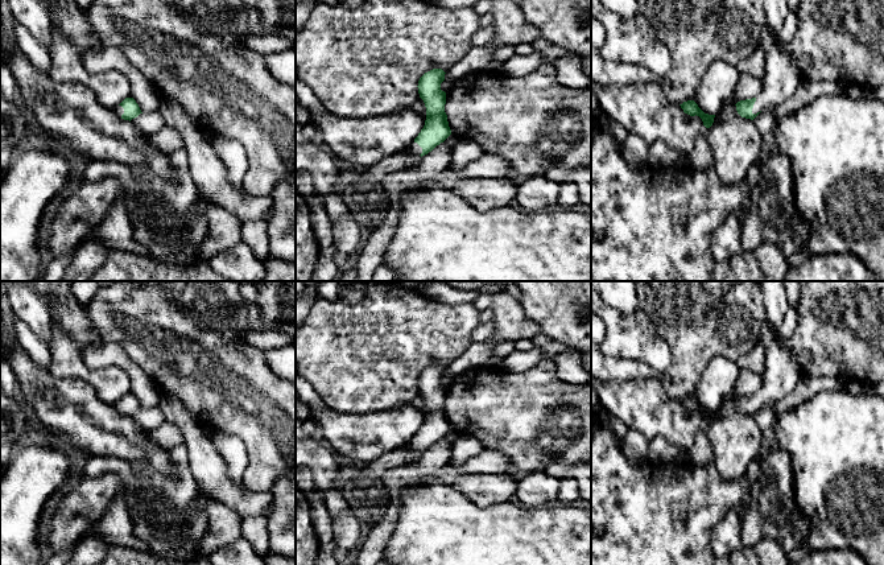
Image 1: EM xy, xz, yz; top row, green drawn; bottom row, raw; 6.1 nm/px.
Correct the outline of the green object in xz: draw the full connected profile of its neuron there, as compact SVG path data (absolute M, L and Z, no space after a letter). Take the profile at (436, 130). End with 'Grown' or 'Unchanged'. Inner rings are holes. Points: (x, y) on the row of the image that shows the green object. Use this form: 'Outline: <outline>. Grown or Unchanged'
Outline: M433 69L418 81L418 94L426 107L426 120L409 149L414 156L427 154L451 135L445 112L446 92L441 90L445 74L442 69Z. Grown

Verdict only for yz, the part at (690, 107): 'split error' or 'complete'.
complete

